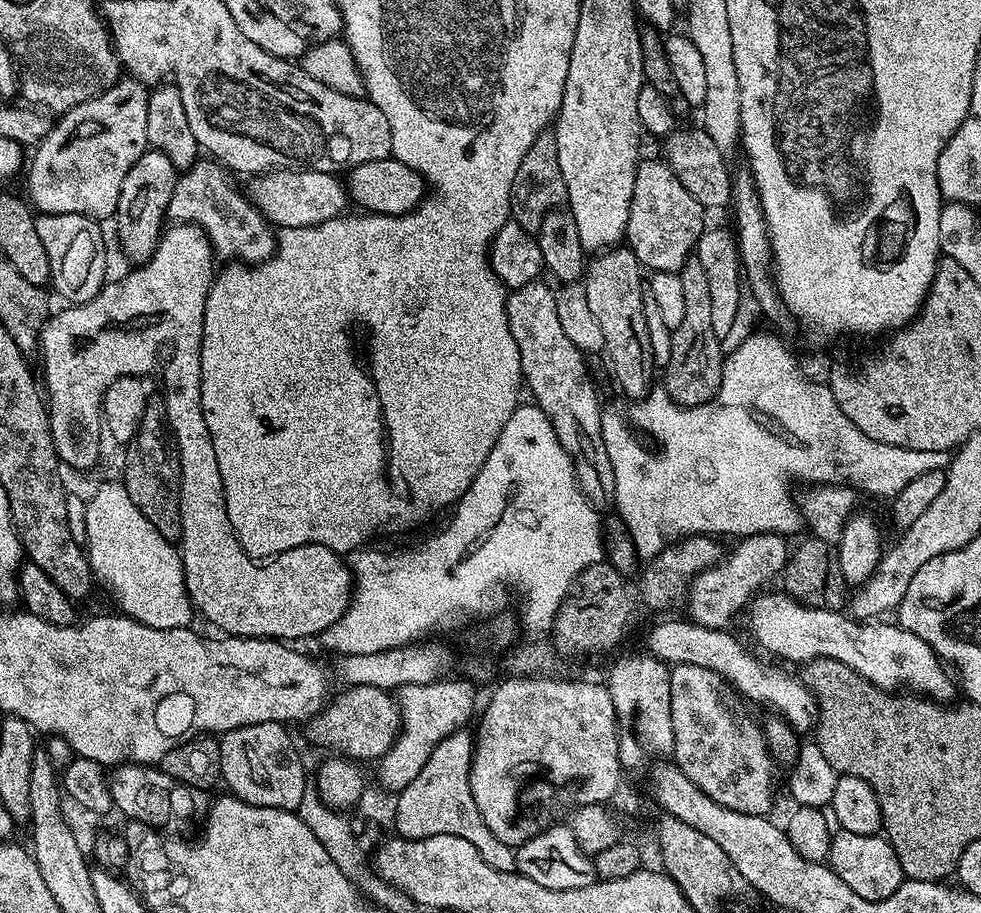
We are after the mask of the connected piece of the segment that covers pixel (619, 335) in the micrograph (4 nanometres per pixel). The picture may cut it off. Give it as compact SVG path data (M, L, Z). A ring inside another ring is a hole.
M617 246L593 255L587 261L582 283L586 302L602 330L603 355L608 355L612 376L616 384L632 402L643 399L654 387L652 375L658 372L654 354L650 350L650 330L644 313L645 277L640 277L642 265L631 248Z

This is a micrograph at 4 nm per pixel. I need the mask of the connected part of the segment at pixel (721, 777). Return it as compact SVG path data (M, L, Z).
M678 664L672 668L676 674L676 680L698 680L701 682L701 694L703 699L703 720L692 720L692 688L684 684L684 692L680 692L680 704L676 704L676 692L670 692L670 718L676 716L674 728L674 762L714 802L726 806L730 810L738 810L742 814L754 814L755 816L768 816L772 808L772 764L774 757L764 740L763 731L752 724L743 724L736 720L734 713L728 709L724 696L720 693L721 677L716 673L706 670L702 666L690 666L689 664Z

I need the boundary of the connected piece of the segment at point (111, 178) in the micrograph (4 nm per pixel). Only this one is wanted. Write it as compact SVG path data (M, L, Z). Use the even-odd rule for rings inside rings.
M121 78L117 80L113 88L107 88L106 91L98 93L94 98L82 102L77 108L71 108L70 111L63 113L63 115L57 119L60 120L57 124L55 121L55 123L49 127L48 133L44 135L43 140L35 145L33 152L36 153L34 153L33 156L31 153L30 163L26 168L26 173L28 172L28 192L26 191L26 196L37 213L46 216L50 214L82 214L83 216L93 218L101 218L100 216L108 216L108 218L115 217L118 198L122 194L122 178L126 178L130 166L134 166L138 162L138 158L142 158L142 154L149 151L148 139L146 138L146 106L148 105L148 93L149 89L141 80Z

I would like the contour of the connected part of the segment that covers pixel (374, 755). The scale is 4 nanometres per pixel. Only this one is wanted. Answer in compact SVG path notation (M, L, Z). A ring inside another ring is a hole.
M350 686L342 694L335 696L323 708L318 715L312 717L305 725L309 740L330 750L342 750L343 755L358 762L364 760L378 760L388 752L390 746L396 740L400 732L400 707L395 697L387 690L372 686Z

